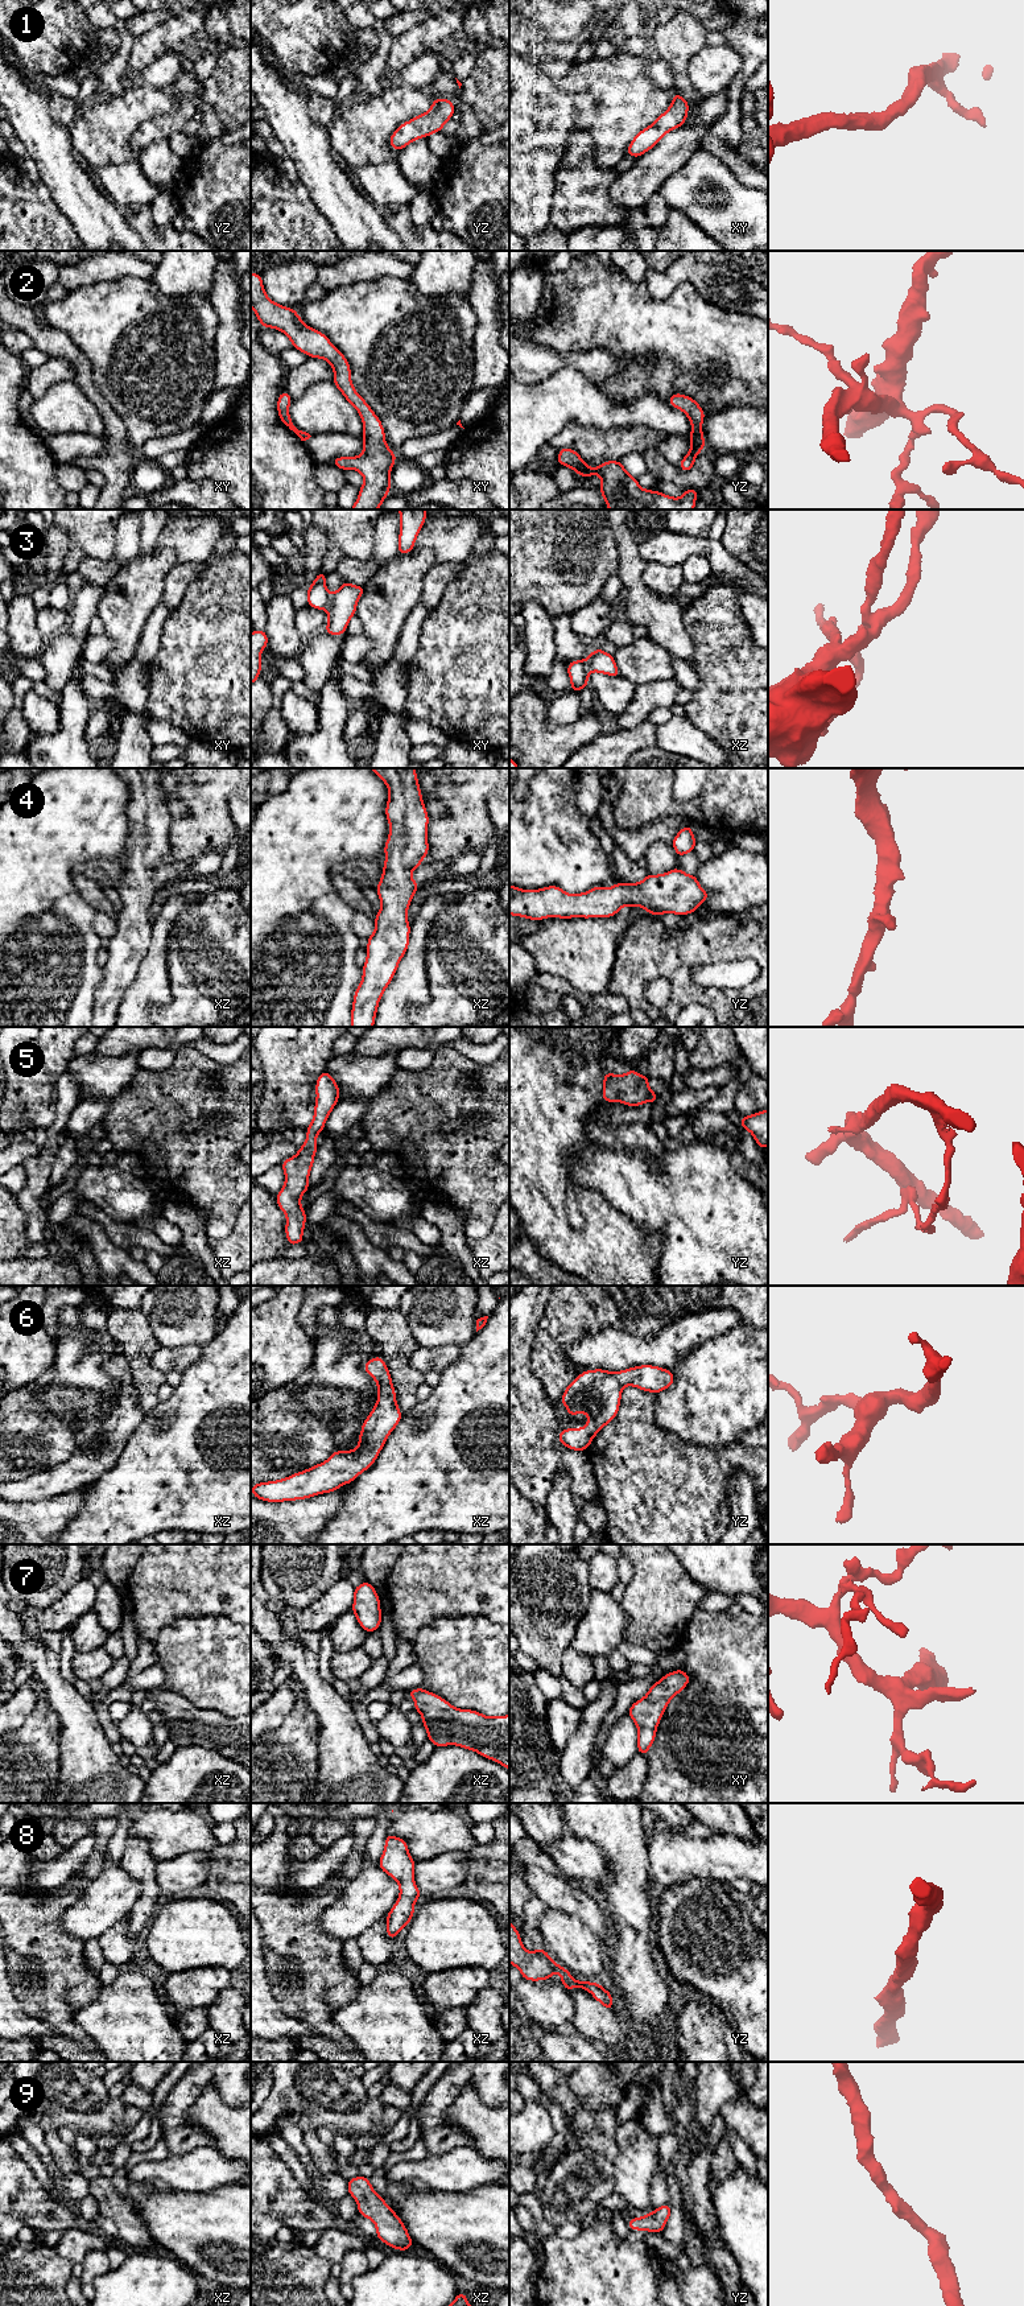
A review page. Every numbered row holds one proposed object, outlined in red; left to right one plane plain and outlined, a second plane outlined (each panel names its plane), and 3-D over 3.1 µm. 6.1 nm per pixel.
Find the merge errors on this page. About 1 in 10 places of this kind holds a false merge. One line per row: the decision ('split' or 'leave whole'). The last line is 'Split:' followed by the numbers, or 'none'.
1: leave whole
2: leave whole
3: split
4: leave whole
5: leave whole
6: leave whole
7: leave whole
8: leave whole
9: leave whole
Split: 3

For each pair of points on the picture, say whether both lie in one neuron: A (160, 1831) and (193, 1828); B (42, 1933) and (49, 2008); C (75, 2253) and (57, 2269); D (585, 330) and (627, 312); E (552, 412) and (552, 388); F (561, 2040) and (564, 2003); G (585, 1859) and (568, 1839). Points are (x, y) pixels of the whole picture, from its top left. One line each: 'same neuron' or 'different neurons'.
A: same neuron
B: same neuron
C: different neurons
D: same neuron
E: same neuron
F: different neurons
G: same neuron

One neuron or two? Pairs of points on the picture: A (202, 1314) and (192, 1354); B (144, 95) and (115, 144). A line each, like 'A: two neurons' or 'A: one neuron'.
A: two neurons
B: one neuron

